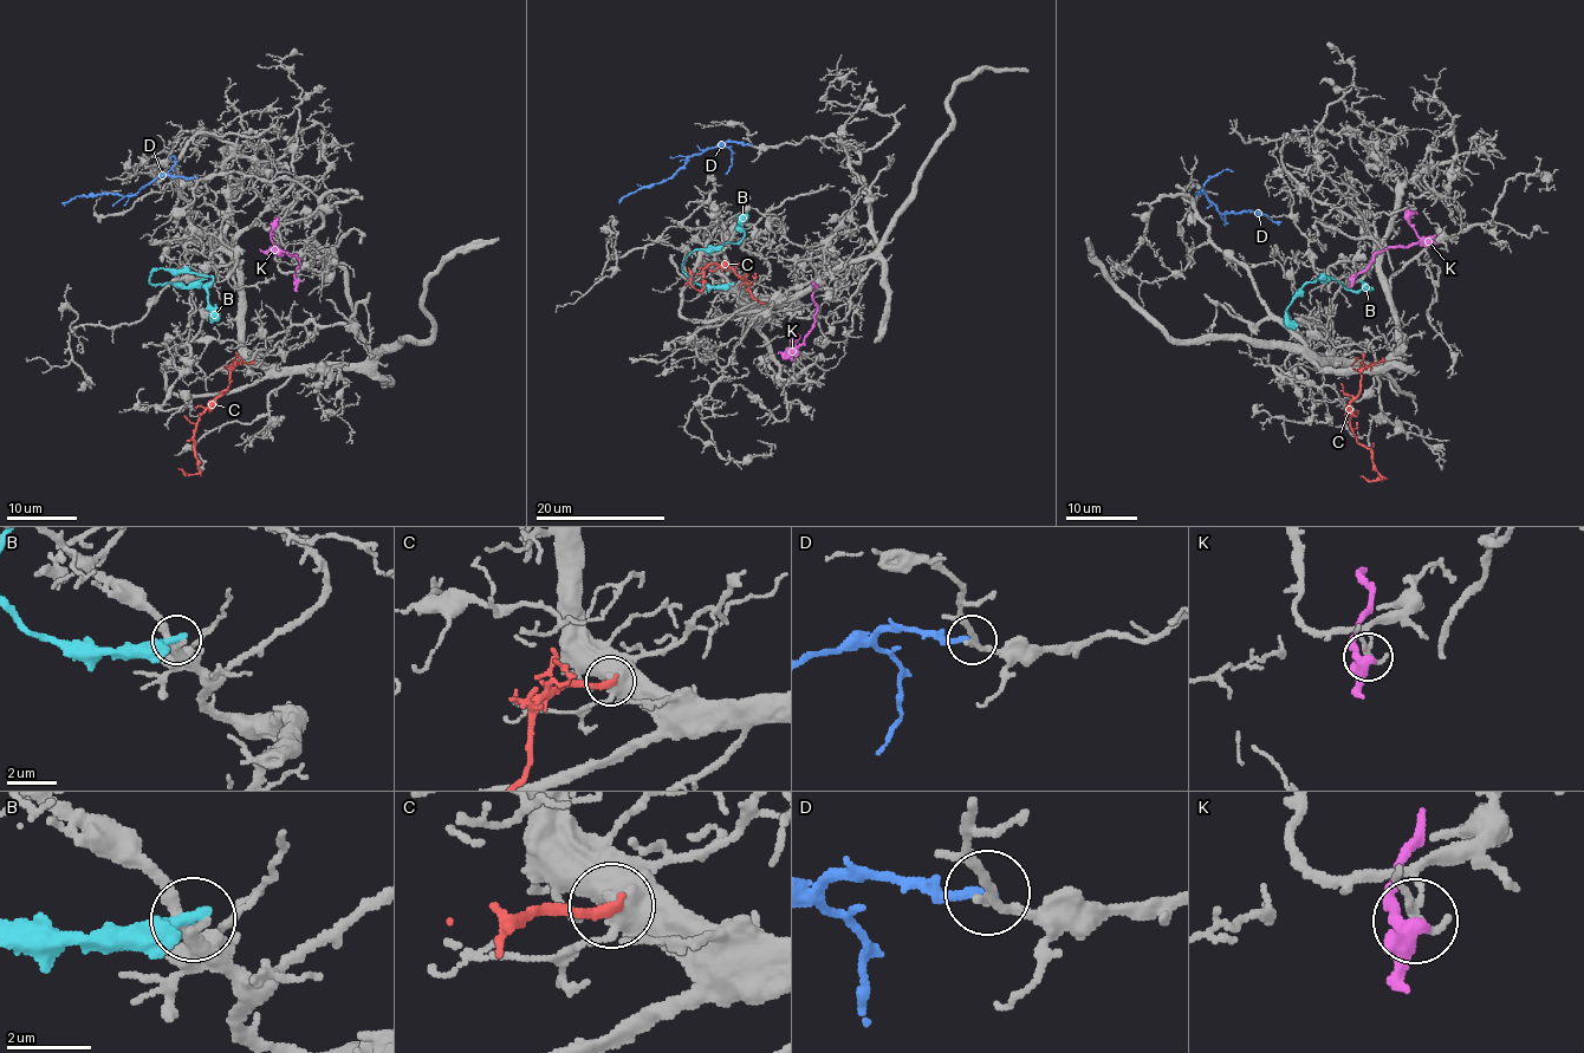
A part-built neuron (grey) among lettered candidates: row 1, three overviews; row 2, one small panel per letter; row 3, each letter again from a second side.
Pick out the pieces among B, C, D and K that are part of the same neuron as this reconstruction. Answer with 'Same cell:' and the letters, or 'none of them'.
Same cell: C

